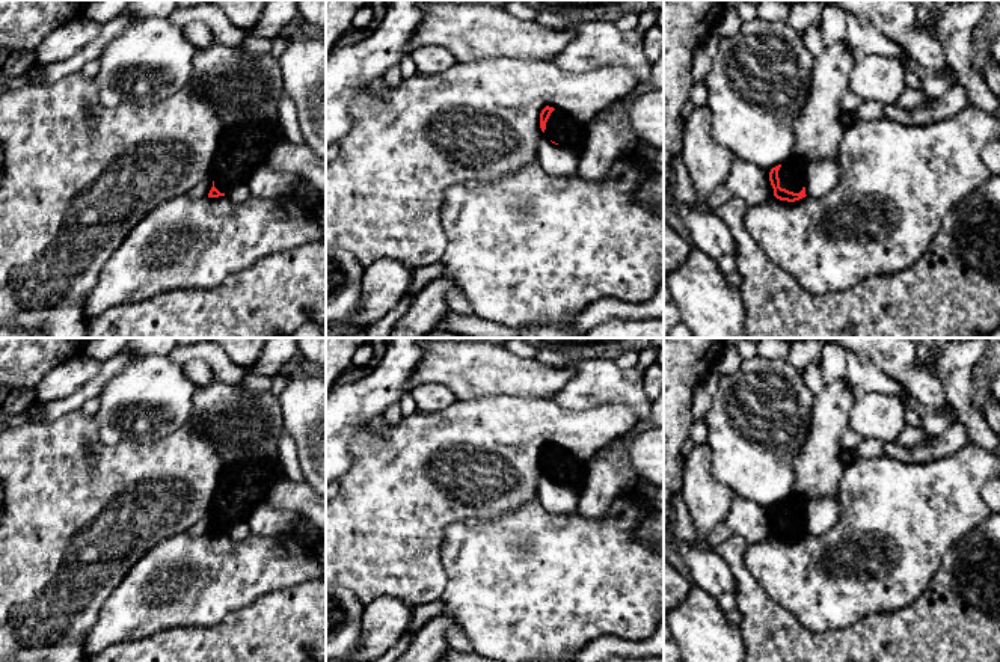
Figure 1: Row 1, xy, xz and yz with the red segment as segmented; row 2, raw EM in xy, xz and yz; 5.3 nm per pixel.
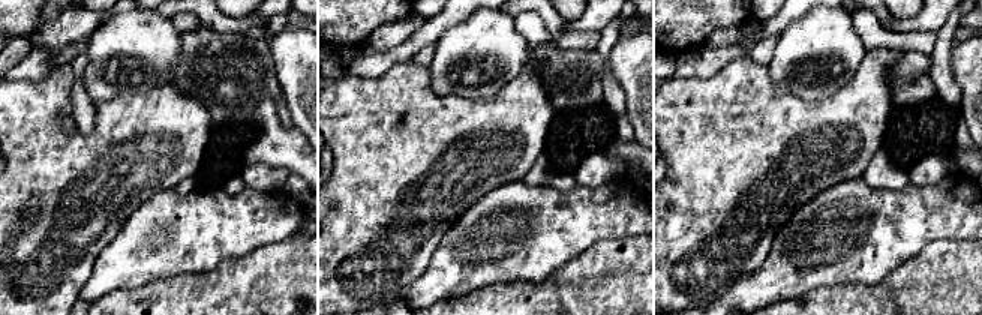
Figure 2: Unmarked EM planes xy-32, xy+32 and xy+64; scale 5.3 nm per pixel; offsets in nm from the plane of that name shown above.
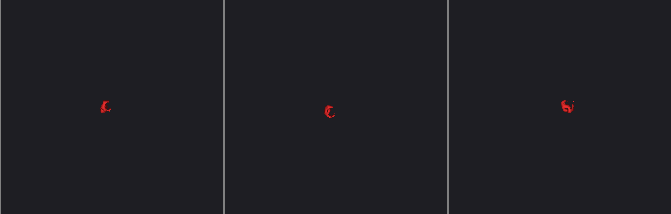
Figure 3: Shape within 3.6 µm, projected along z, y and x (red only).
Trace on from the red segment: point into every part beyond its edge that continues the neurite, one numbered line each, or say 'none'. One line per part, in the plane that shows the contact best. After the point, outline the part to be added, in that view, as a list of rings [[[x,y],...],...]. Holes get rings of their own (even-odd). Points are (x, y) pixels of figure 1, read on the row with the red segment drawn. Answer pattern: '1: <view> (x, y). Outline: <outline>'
1: yz (792, 172). Outline: [[[793,152],[780,167],[780,187],[793,193],[799,193],[804,187],[807,166],[802,163],[799,154]]]

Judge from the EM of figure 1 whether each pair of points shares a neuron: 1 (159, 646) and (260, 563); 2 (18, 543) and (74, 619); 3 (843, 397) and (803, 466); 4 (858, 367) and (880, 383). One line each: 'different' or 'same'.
1: different
2: same
3: same
4: same

